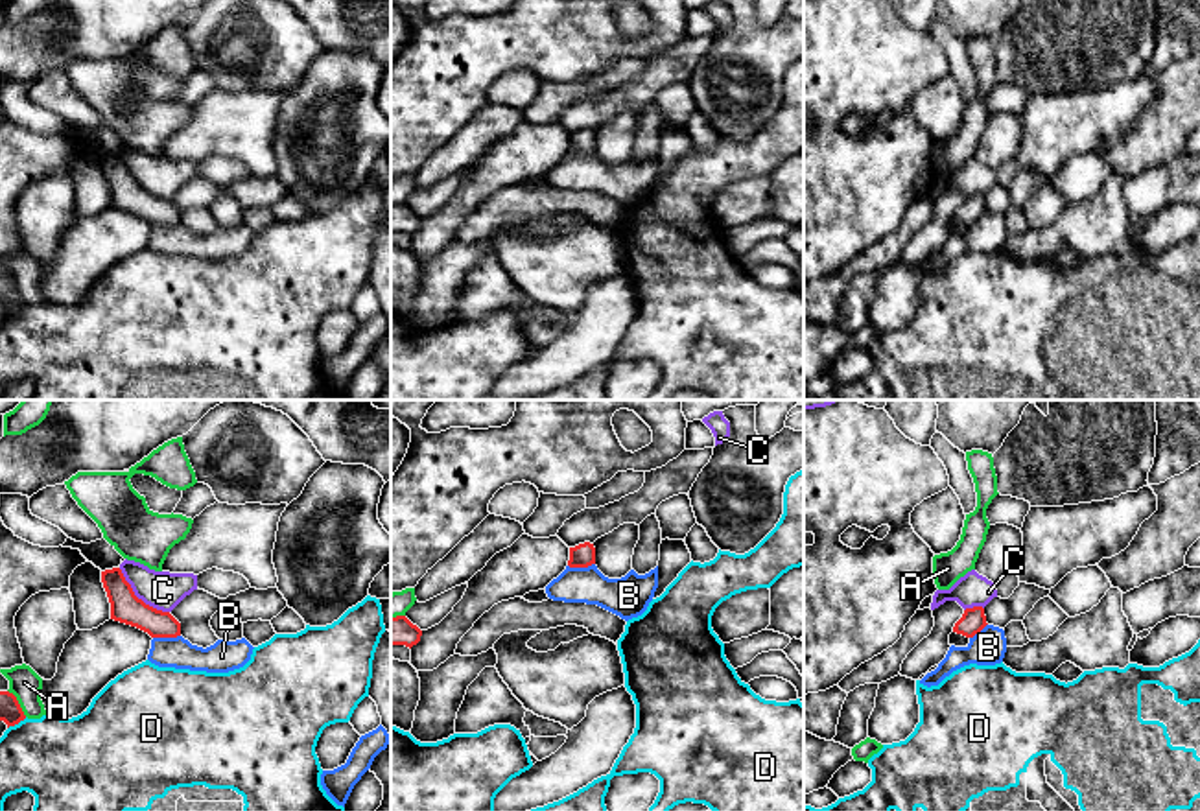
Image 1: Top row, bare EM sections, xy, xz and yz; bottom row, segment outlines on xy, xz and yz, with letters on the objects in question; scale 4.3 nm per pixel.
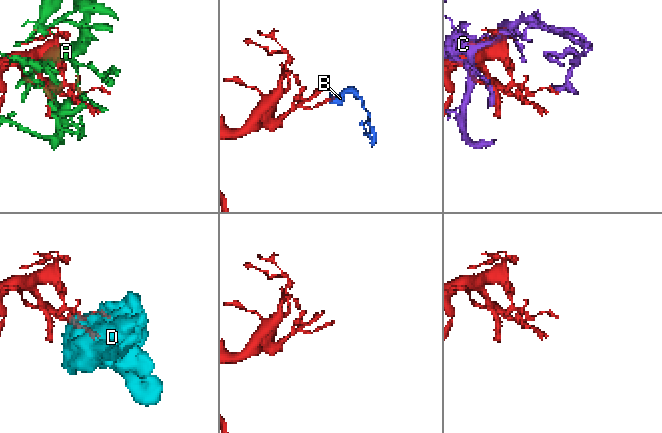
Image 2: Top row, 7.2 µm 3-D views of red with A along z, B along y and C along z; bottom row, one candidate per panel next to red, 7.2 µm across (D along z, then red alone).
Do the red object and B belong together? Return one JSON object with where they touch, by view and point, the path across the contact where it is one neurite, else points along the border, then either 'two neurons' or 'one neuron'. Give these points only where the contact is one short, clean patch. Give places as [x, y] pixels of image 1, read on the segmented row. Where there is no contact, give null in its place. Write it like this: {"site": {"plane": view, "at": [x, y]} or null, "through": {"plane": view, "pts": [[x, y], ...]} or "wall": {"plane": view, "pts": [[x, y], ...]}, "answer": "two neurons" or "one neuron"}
{"site": {"plane": "xy", "at": [166, 636]}, "wall": {"plane": "xy", "pts": [[179, 634], [153, 638]]}, "answer": "two neurons"}

